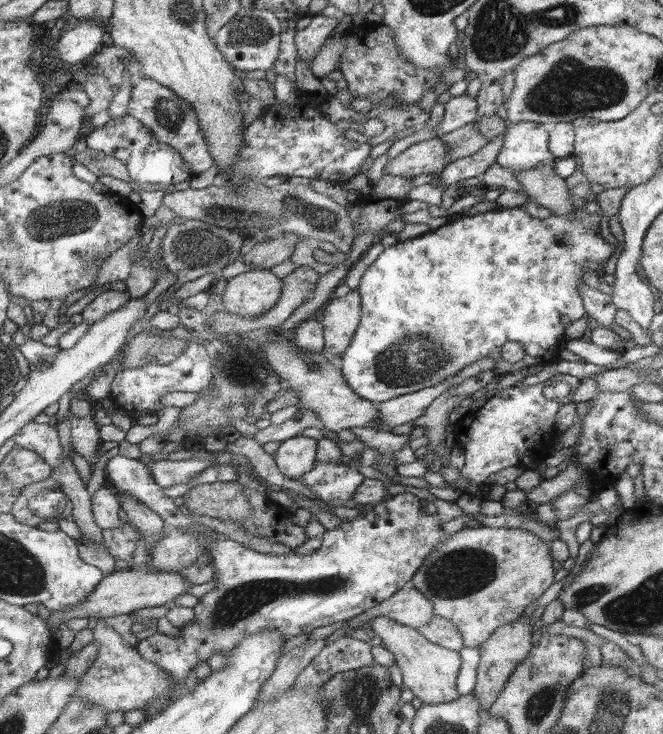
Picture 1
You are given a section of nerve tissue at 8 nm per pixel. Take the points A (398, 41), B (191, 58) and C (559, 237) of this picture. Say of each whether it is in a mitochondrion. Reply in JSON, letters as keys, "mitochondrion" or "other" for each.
{"A":"other","B":"other","C":"mitochondrion"}

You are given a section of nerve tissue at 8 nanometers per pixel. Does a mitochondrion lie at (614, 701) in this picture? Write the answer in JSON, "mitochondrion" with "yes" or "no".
{"mitochondrion":"yes"}

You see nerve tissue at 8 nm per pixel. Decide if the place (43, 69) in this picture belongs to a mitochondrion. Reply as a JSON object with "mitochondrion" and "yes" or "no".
{"mitochondrion":"no"}

